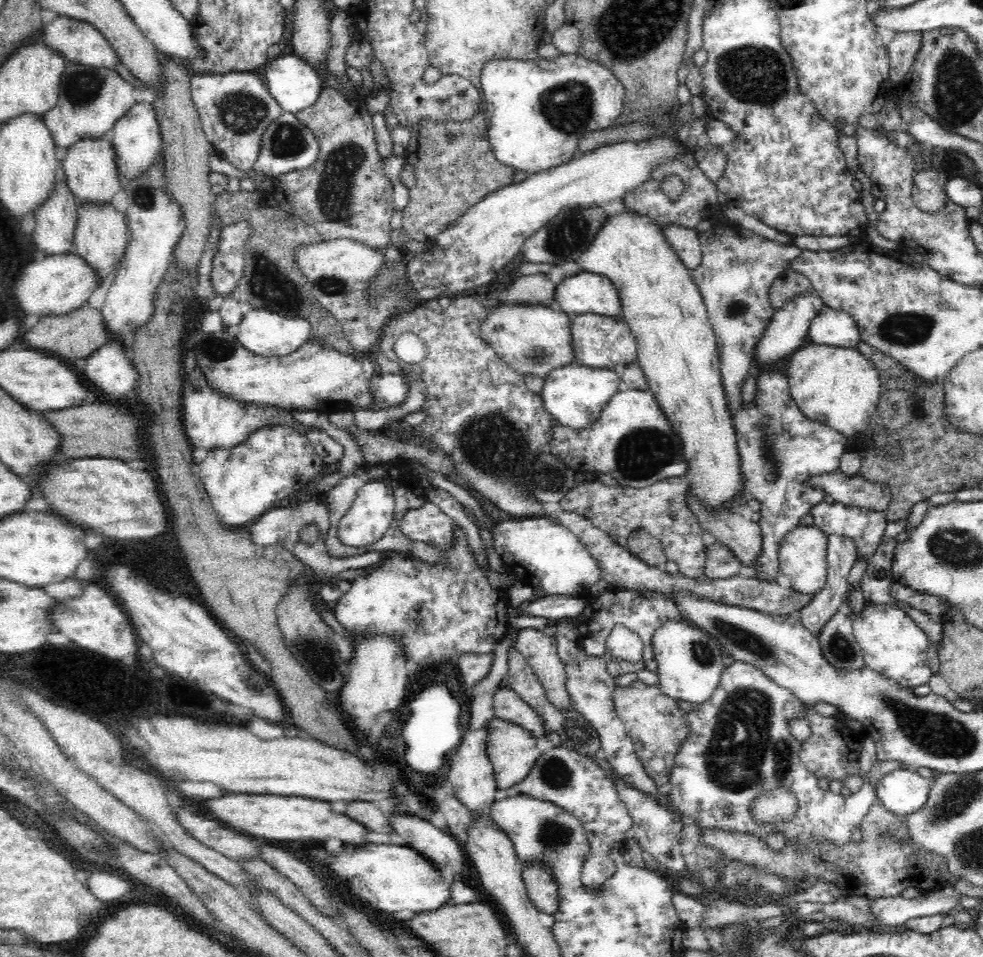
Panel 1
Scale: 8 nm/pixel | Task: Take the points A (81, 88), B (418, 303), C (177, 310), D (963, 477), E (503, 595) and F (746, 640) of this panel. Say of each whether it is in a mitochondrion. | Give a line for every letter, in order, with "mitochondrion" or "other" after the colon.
A: mitochondrion
B: other
C: mitochondrion
D: other
E: other
F: mitochondrion

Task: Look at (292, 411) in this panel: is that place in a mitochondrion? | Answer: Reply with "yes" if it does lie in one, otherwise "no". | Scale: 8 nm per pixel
no

